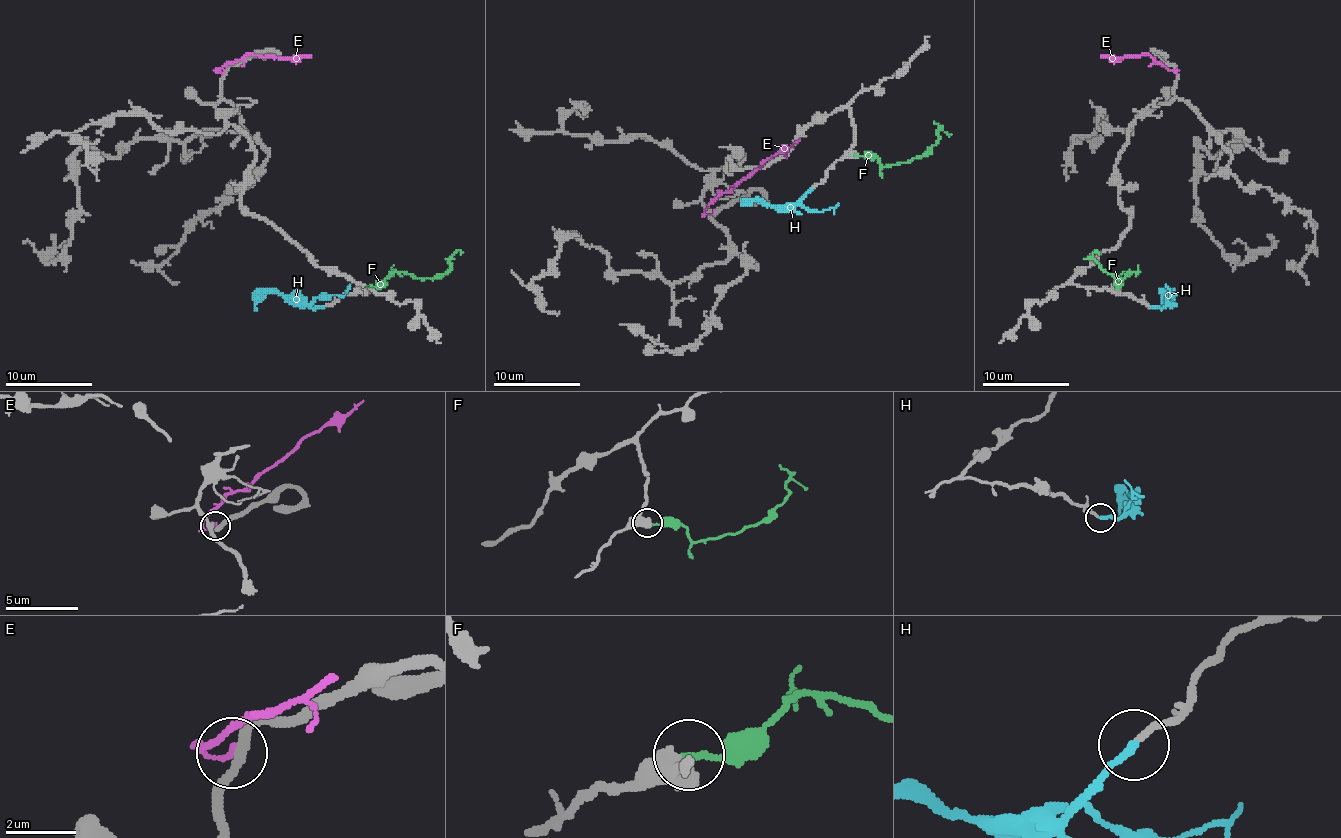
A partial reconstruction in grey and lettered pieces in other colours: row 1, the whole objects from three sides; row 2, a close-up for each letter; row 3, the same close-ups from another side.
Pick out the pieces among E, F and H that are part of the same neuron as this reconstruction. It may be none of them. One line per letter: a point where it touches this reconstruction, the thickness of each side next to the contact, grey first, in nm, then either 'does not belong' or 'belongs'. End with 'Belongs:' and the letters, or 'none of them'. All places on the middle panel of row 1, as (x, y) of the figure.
E: (712, 212) | 280/130 nm | does not belong
F: (855, 155) | 500/160 nm | does not belong
H: (812, 188) | 180/220 nm | belongs
Belongs: H

